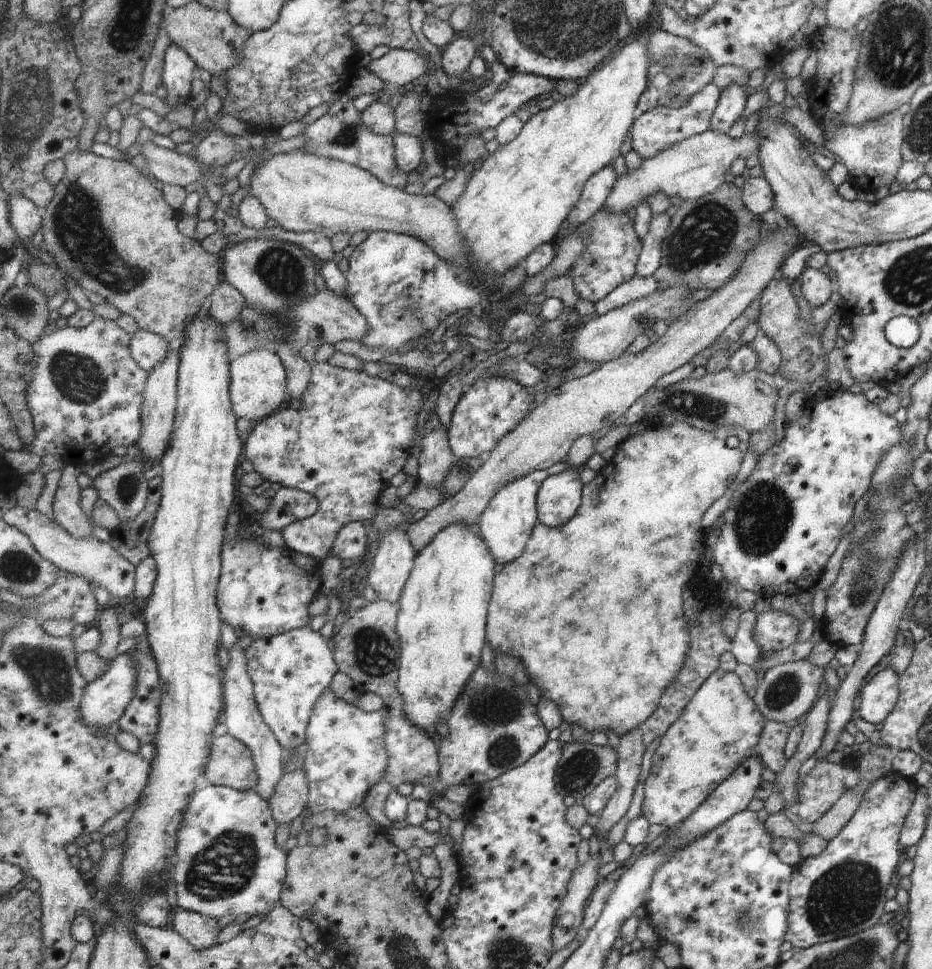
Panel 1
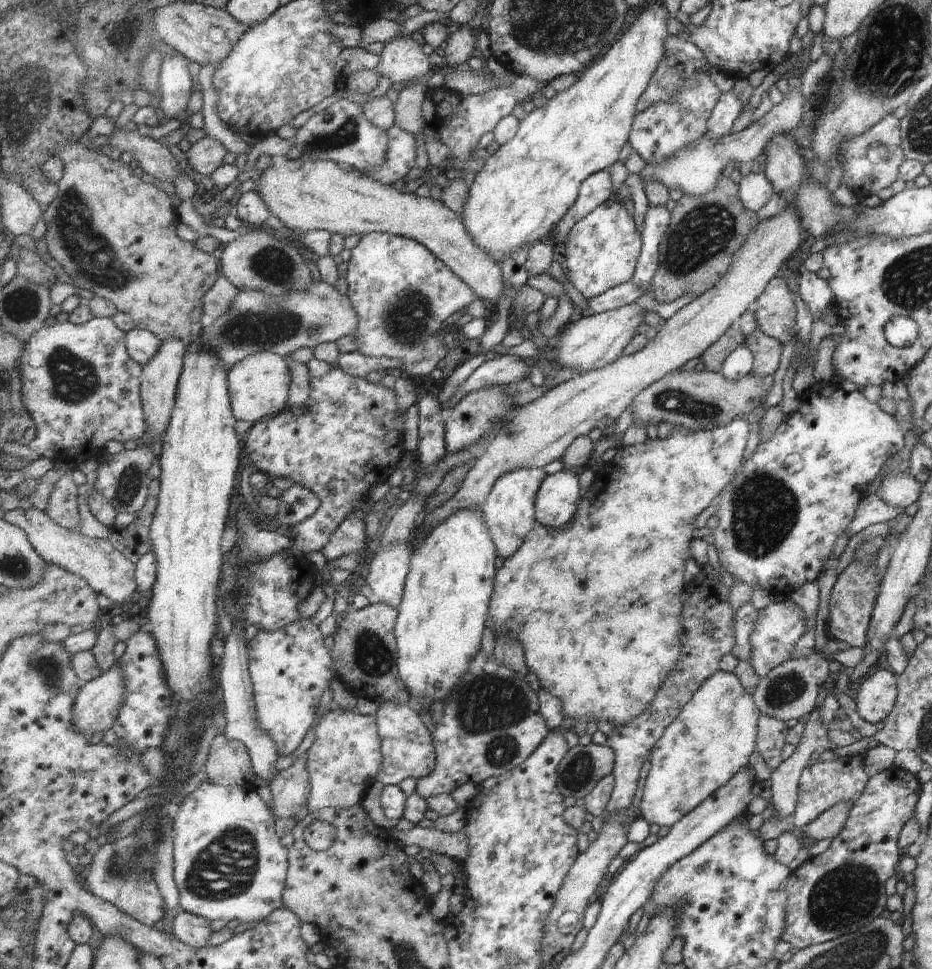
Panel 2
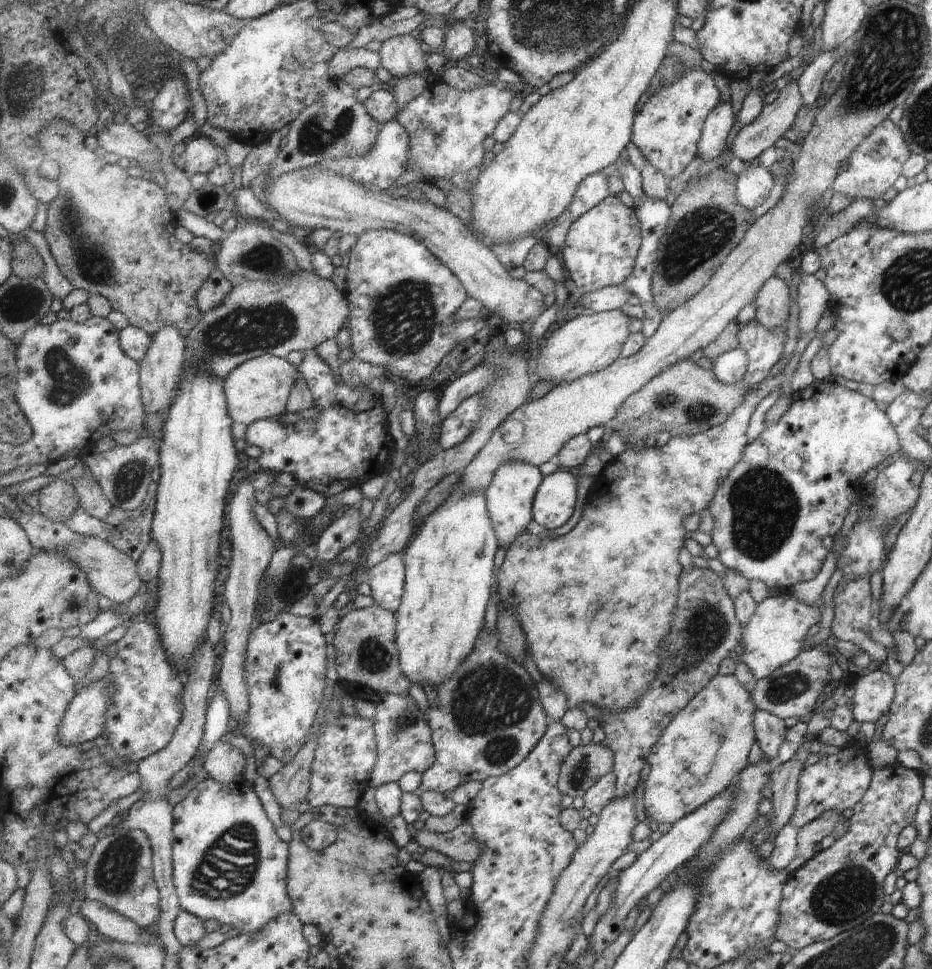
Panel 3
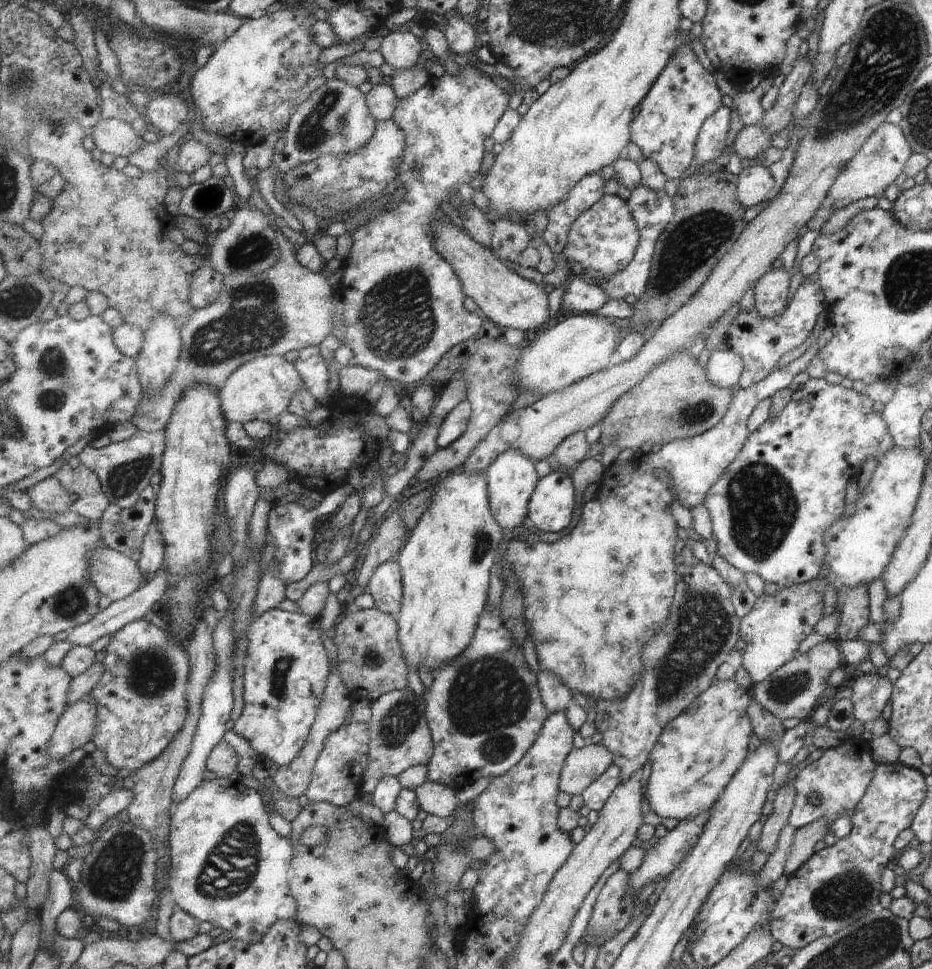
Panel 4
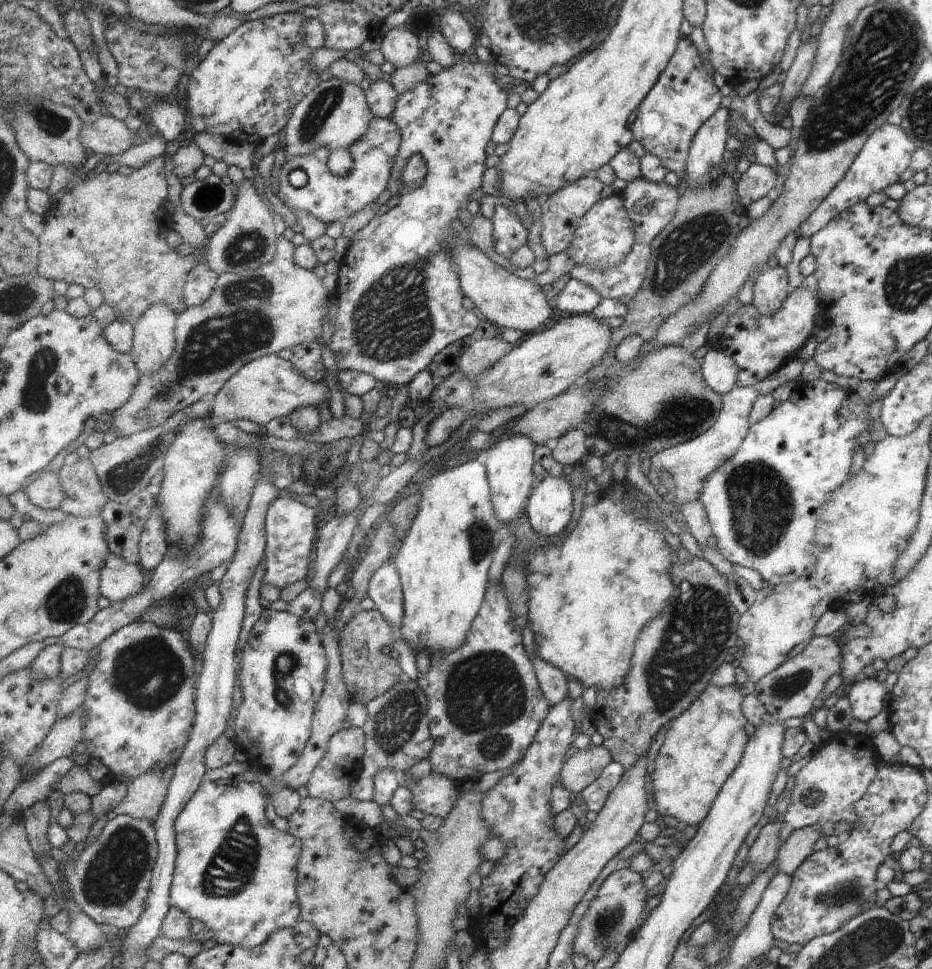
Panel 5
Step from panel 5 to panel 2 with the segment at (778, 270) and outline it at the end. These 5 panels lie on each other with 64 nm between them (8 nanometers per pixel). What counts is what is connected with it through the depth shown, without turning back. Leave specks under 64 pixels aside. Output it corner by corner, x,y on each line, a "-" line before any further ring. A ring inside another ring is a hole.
781,276
771,278
760,297
753,303
757,328
776,339
781,346
796,335
796,310
791,294

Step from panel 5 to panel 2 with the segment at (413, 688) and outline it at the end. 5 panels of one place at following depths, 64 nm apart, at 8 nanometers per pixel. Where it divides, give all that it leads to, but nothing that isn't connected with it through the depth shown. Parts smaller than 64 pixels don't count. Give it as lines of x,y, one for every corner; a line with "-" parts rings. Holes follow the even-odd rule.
386,701
380,704
376,718
382,749
382,766
376,781
387,787
401,784
405,778
419,780
429,776
436,768
436,746
431,730
423,723
422,715
414,705

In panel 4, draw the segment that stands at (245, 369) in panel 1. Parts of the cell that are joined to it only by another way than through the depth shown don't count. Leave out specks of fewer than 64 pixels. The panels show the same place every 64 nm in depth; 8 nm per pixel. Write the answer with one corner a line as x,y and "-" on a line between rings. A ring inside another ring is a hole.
270,355
253,360
237,370
218,392
218,398
227,423
262,421
274,425
277,418
292,406
293,398
305,390
304,379
294,364
287,362
283,356

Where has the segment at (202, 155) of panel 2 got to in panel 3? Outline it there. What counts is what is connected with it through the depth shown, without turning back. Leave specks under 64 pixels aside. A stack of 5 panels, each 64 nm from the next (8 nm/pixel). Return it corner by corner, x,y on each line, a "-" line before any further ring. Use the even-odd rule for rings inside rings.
198,136
191,141
181,155
184,159
184,171
193,175
202,171
211,171
217,164
217,158
224,150
215,144
213,138

